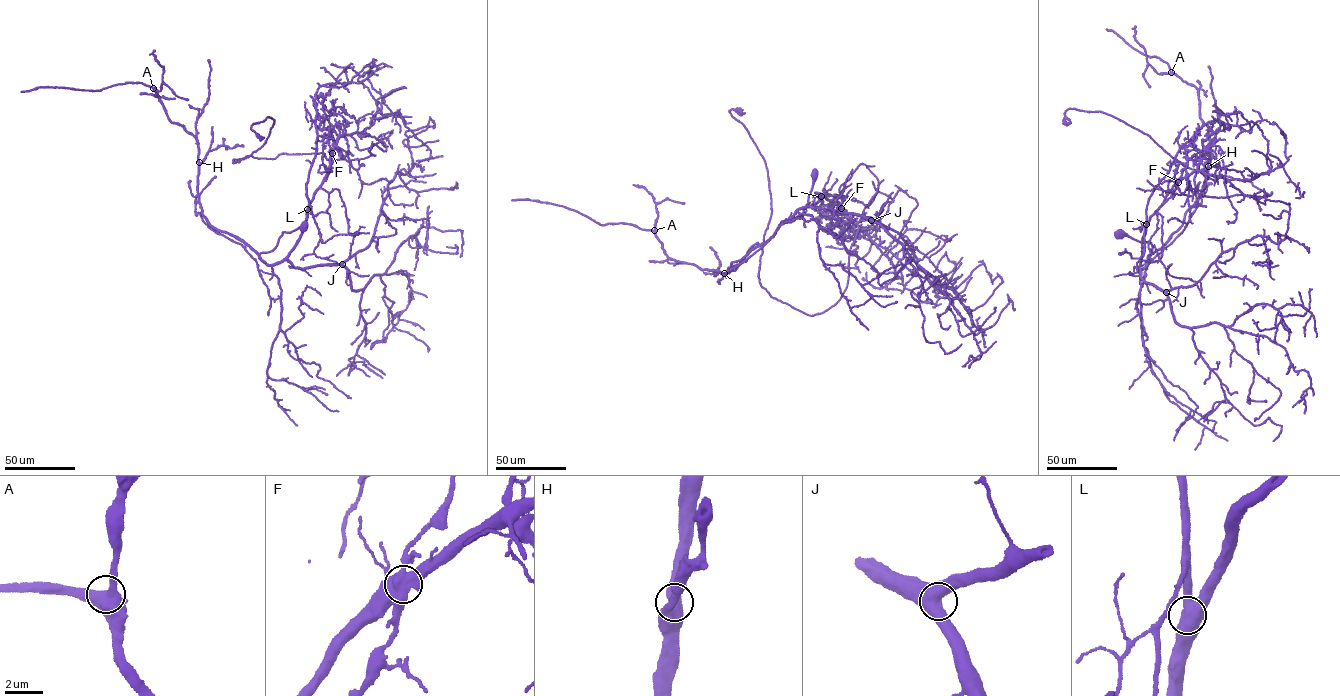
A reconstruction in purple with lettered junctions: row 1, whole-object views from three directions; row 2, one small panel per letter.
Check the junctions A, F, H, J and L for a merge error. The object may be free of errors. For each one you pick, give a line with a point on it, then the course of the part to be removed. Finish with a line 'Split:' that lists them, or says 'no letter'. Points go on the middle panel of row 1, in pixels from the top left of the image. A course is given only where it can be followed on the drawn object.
F: at (841, 208); foreign part runs (841, 208), (859, 228), (841, 298), (811, 315), (772, 297), (758, 277), (767, 168), (729, 110), (744, 112)
Split: F

